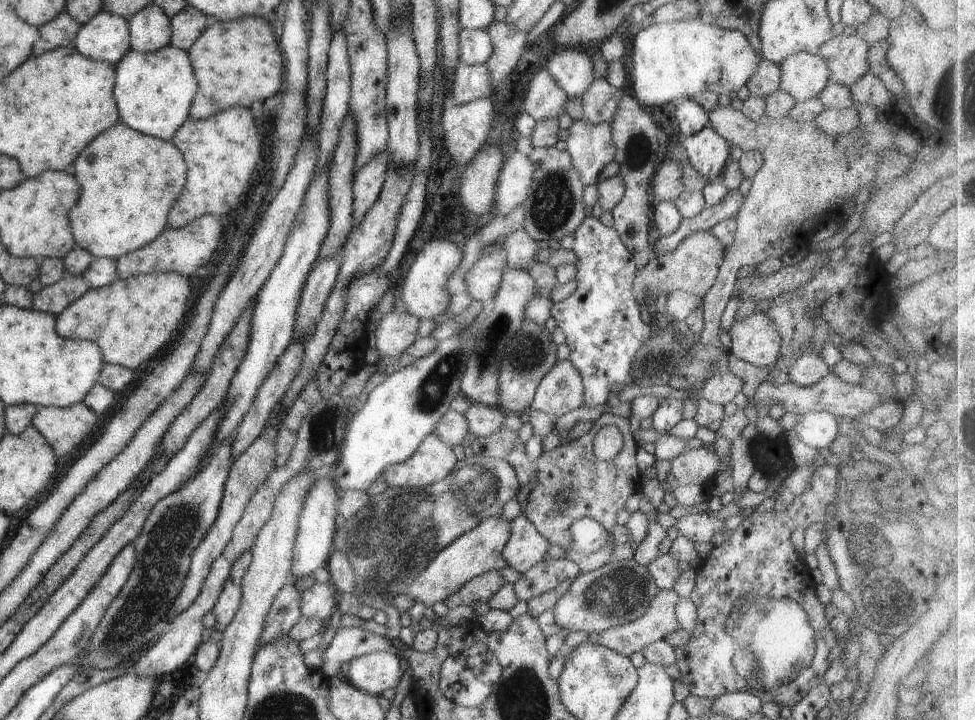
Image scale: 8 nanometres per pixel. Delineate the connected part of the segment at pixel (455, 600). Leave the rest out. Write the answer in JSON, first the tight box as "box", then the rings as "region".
{"box":[444,570,506,608],"region":[[[491,570],[475,576],[466,584],[463,584],[444,603],[448,608],[455,606],[470,607],[475,601],[486,603],[504,583],[506,582],[503,580],[500,572]]]}

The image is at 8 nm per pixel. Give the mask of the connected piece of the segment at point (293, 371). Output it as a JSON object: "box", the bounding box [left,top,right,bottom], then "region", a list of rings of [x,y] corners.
{"box":[231,339,306,460],"region":[[[305,339],[292,342],[286,352],[278,359],[277,365],[270,371],[268,378],[260,385],[250,410],[248,410],[244,415],[244,418],[239,422],[239,425],[236,427],[235,434],[233,435],[233,439],[231,440],[232,460],[238,458],[267,427],[271,412],[275,408],[276,404],[283,400],[290,383],[294,380],[294,377],[298,372],[300,372],[304,358],[304,344],[306,344]]]}

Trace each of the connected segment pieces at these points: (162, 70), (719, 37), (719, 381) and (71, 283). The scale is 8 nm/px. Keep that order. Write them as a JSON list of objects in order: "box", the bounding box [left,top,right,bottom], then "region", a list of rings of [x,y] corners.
[{"box":[113,44,198,141],"region":[[[172,44],[154,52],[129,52],[116,64],[116,86],[113,88],[113,96],[117,101],[119,122],[145,135],[170,141],[178,128],[190,118],[189,110],[197,90],[198,81],[194,76],[189,54]]]},{"box":[630,18,761,108],"region":[[[698,18],[687,21],[679,20],[666,23],[654,23],[639,31],[636,36],[634,36],[634,40],[632,40],[632,52],[630,52],[630,60],[633,60],[633,70],[630,70],[630,82],[633,82],[634,98],[641,105],[644,104],[644,106],[658,108],[658,106],[664,106],[664,104],[668,104],[668,102],[676,102],[677,100],[681,100],[683,98],[691,98],[695,94],[701,92],[710,91],[717,95],[729,95],[730,92],[736,92],[742,88],[742,86],[748,82],[750,76],[756,72],[756,67],[759,65],[761,59],[761,56],[752,48],[752,45],[748,42],[748,39],[740,31],[721,29],[720,27],[703,23],[702,21],[698,20]]]},{"box":[699,372,744,407],"region":[[[731,372],[714,375],[701,386],[699,396],[724,407],[734,400],[743,384],[744,381]]]},{"box":[32,274,91,316],"region":[[[65,274],[64,278],[51,285],[43,286],[33,294],[32,308],[58,316],[70,303],[80,299],[91,286],[83,275]]]}]

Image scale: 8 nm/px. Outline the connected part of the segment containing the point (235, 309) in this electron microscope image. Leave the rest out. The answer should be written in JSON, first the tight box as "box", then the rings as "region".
{"box":[189,140,318,375],"region":[[[317,140],[315,142],[303,142],[301,150],[296,155],[292,170],[287,174],[286,182],[280,187],[272,202],[267,206],[264,218],[260,221],[261,225],[253,232],[253,236],[249,238],[239,265],[235,268],[232,276],[219,294],[211,314],[207,335],[201,342],[198,354],[189,368],[189,374],[207,375],[210,372],[220,345],[224,342],[226,336],[232,332],[245,309],[251,306],[262,285],[268,280],[278,259],[283,255],[286,239],[294,226],[297,212],[304,202],[309,184],[312,182],[313,170],[318,158],[318,149]]]}

